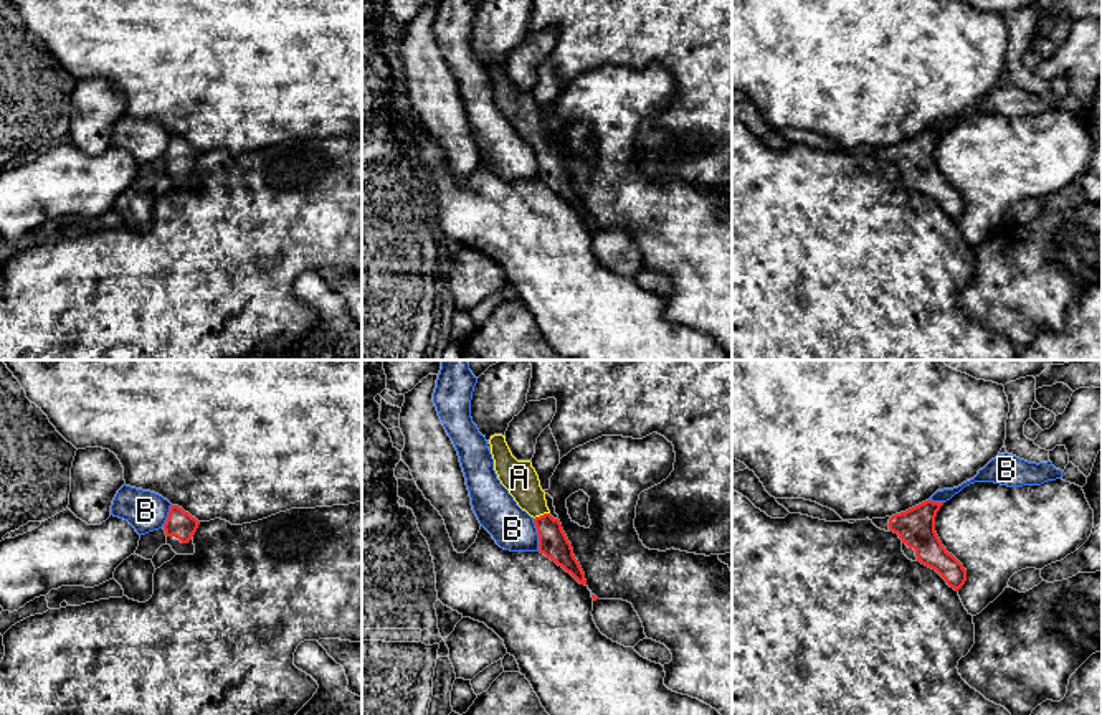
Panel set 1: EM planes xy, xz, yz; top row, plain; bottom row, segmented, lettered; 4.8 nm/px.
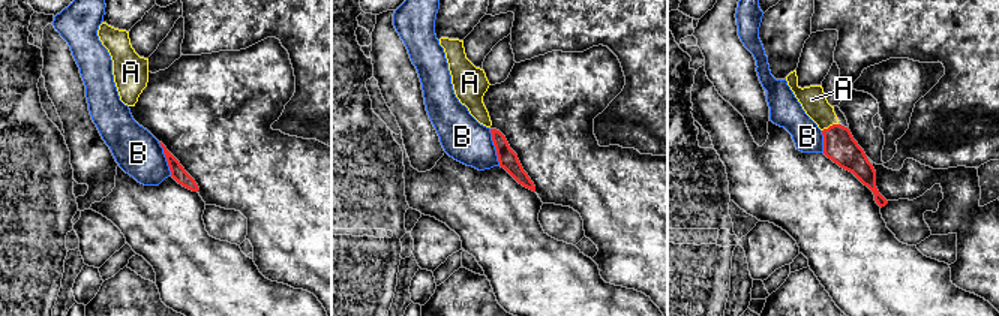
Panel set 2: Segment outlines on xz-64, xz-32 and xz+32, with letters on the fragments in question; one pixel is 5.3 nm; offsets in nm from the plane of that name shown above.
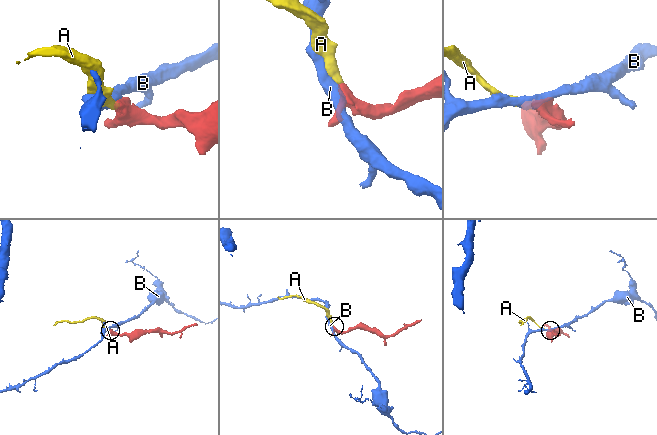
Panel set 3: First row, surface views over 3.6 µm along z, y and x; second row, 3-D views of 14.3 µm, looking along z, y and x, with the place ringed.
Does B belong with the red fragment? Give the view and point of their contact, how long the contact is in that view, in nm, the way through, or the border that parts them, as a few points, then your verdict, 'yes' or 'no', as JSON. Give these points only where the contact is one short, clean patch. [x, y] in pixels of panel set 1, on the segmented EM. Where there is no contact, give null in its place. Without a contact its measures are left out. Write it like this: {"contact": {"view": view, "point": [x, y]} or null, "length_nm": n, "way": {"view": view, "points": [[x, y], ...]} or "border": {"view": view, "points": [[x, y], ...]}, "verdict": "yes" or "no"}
{"contact": {"view": "xz", "point": [537, 534]}, "length_nm": 160, "border": {"view": "xz", "points": [[532, 519], [537, 529], [539, 550]]}, "verdict": "no"}

